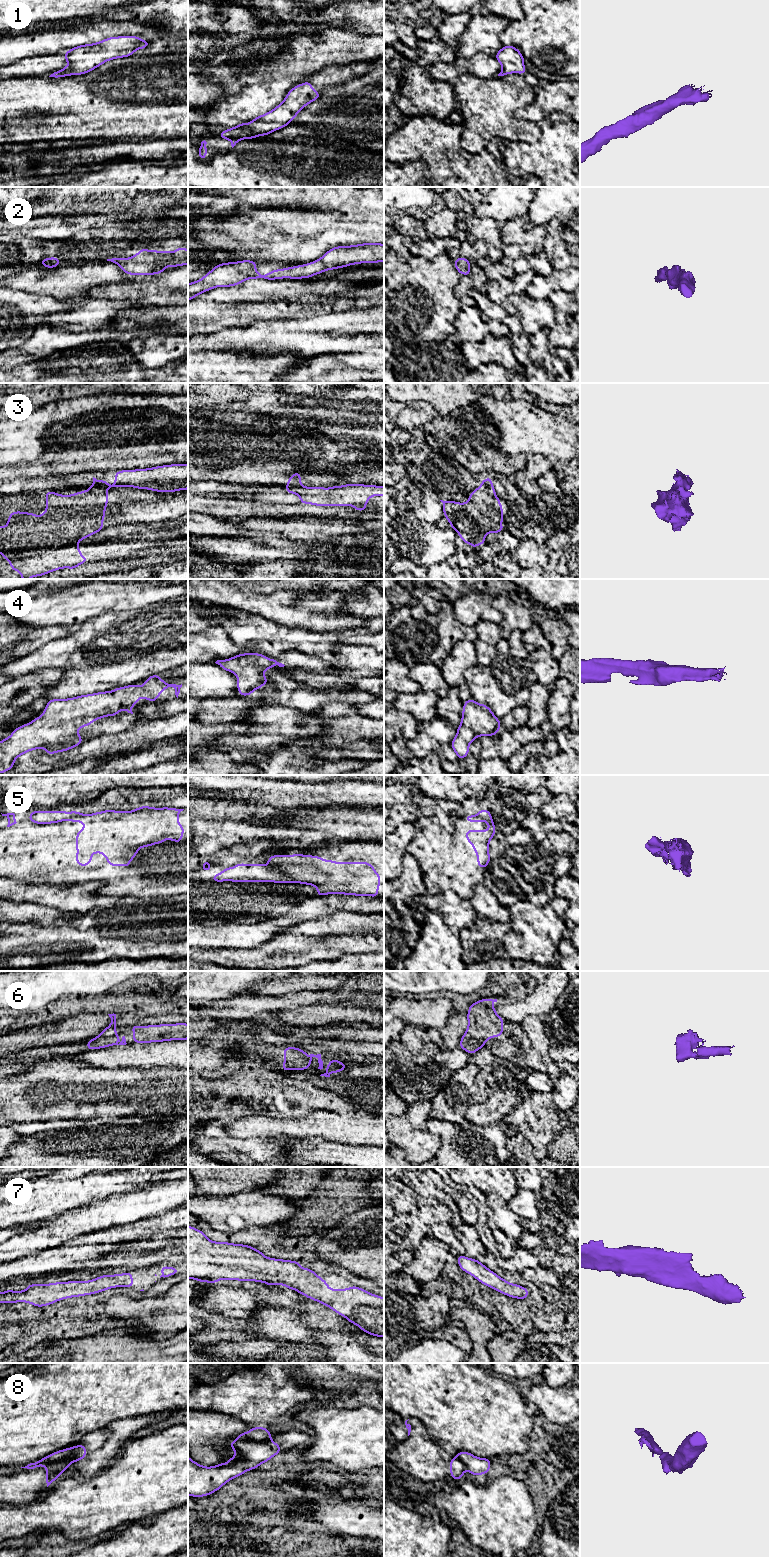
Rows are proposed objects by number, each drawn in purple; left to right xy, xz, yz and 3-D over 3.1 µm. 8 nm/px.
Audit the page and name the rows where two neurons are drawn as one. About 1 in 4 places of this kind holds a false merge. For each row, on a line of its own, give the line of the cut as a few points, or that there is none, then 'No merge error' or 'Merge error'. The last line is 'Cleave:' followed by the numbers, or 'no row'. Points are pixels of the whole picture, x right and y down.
1: No split. No merge error
2: No split. No merge error
3: Split along yz (484, 479), (487, 491), (495, 496). Merge error
4: No split. No merge error
5: Split along xz (267, 865), (275, 870), (289, 874), (294, 881). Merge error
6: No split. No merge error
7: No split. No merge error
8: Split along xz (237, 1438), (253, 1441), (269, 1440). Merge error
Cleave: 3, 5, 8

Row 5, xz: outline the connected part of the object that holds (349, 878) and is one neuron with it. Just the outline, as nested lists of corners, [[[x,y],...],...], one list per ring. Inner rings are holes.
[[[272,855],[267,866],[294,878],[294,882],[313,885],[318,896],[344,894],[378,897],[380,873],[368,862],[335,862],[321,856]]]

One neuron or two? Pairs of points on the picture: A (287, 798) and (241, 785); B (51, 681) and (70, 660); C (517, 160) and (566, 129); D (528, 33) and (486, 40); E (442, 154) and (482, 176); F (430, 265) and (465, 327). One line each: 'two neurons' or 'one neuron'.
A: one neuron
B: two neurons
C: one neuron
D: two neurons
E: one neuron
F: two neurons

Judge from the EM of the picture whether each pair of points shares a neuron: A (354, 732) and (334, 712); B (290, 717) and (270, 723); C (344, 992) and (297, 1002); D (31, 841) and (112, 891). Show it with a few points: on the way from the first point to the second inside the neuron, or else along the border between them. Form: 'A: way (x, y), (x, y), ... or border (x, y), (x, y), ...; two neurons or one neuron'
A: way (349, 727), (339, 717); one neuron
B: way (285, 719), (275, 719); one neuron
C: way (332, 996), (309, 998); one neuron
D: way (53, 853), (80, 853), (98, 871); one neuron

